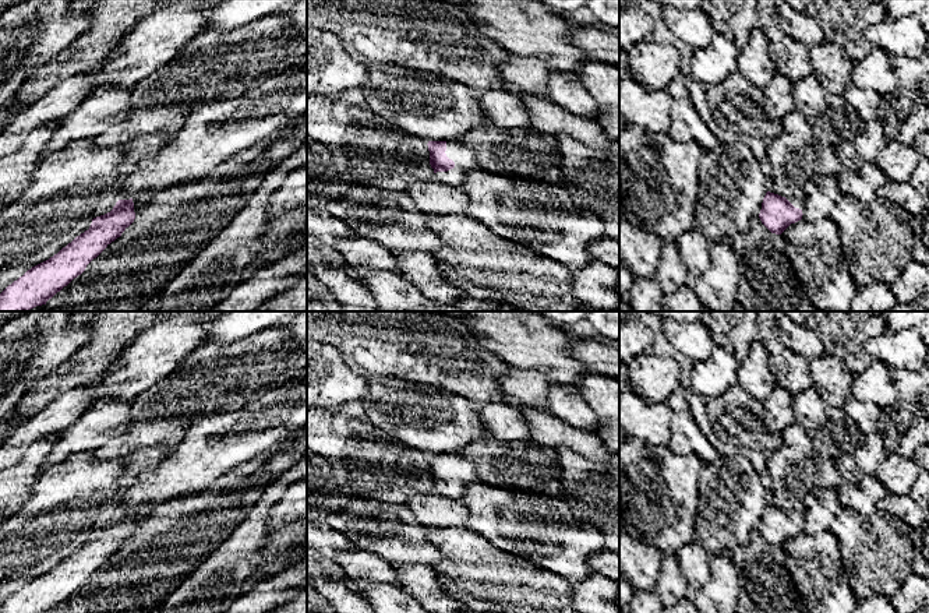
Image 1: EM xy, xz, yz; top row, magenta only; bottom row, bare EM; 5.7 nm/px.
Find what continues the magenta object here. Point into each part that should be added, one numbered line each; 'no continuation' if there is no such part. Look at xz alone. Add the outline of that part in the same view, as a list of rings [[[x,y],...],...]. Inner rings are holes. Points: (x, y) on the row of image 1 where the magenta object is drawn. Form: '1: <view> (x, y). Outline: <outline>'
1: xz (465, 159). Outline: [[[446,141],[446,156],[455,162],[448,172],[437,172],[435,180],[449,187],[460,187],[470,170],[480,169],[476,152],[459,141]]]

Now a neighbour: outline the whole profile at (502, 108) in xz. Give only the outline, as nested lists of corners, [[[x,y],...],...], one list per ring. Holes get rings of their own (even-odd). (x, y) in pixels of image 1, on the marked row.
[[[499,87],[477,95],[488,123],[504,128],[529,128],[531,120],[522,101],[511,91]]]

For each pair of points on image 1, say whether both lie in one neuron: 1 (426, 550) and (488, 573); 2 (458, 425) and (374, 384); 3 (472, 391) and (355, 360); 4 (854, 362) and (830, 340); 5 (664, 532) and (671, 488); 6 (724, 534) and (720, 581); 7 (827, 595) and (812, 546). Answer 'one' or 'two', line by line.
1: two
2: one
3: one
4: one
5: one
6: two
7: one

